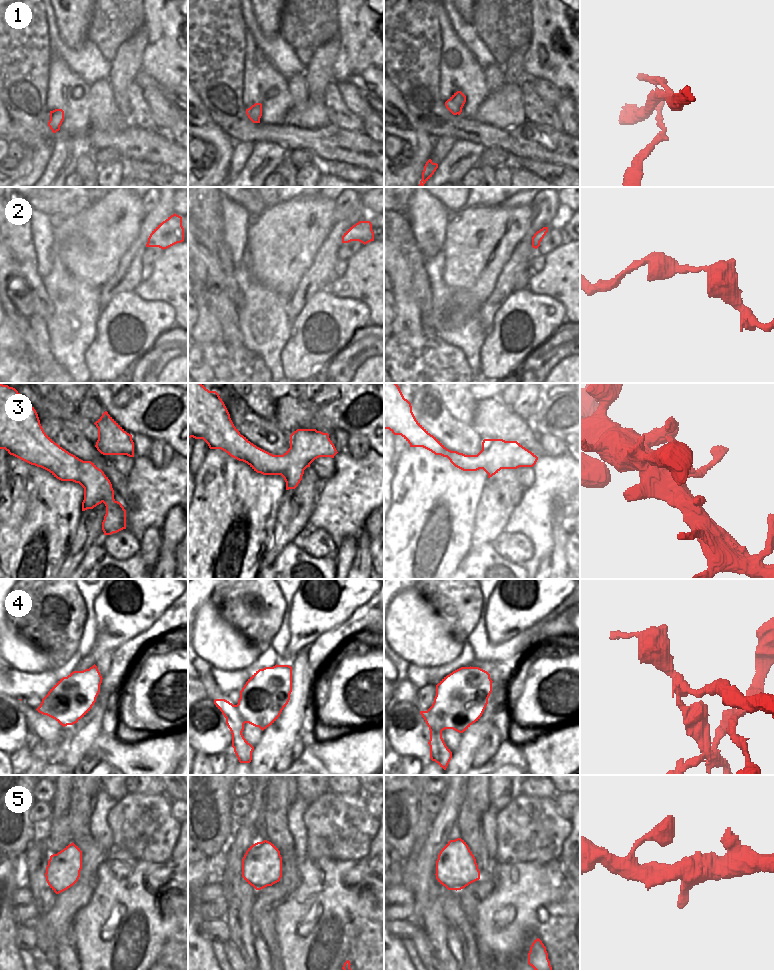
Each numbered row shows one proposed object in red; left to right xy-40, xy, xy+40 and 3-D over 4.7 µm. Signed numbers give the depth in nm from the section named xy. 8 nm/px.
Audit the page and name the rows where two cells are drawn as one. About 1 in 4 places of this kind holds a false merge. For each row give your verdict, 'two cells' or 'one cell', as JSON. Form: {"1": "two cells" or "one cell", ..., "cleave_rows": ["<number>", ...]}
{"1": "two cells", "2": "one cell", "3": "one cell", "4": "two cells", "5": "one cell", "cleave_rows": ["1", "4"]}

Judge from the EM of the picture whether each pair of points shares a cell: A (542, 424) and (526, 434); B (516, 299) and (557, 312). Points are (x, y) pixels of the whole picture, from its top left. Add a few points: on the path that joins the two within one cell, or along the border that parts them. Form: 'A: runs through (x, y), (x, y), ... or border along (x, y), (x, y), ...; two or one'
A: border along (527, 421), (536, 431); two
B: runs through (526, 309), (533, 316), (547, 316); one

